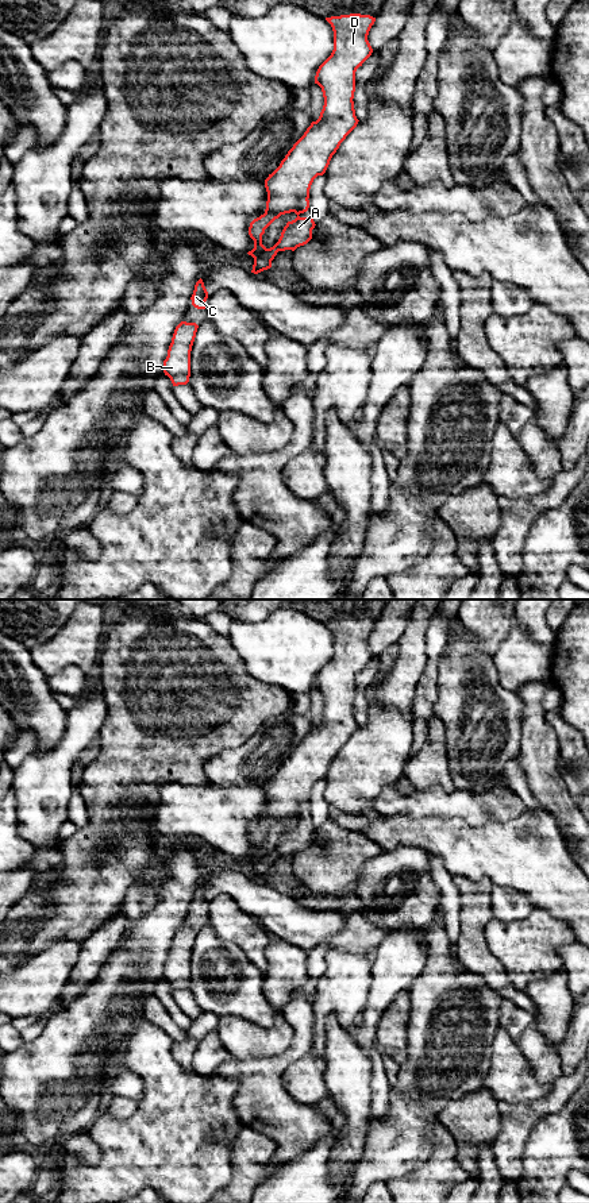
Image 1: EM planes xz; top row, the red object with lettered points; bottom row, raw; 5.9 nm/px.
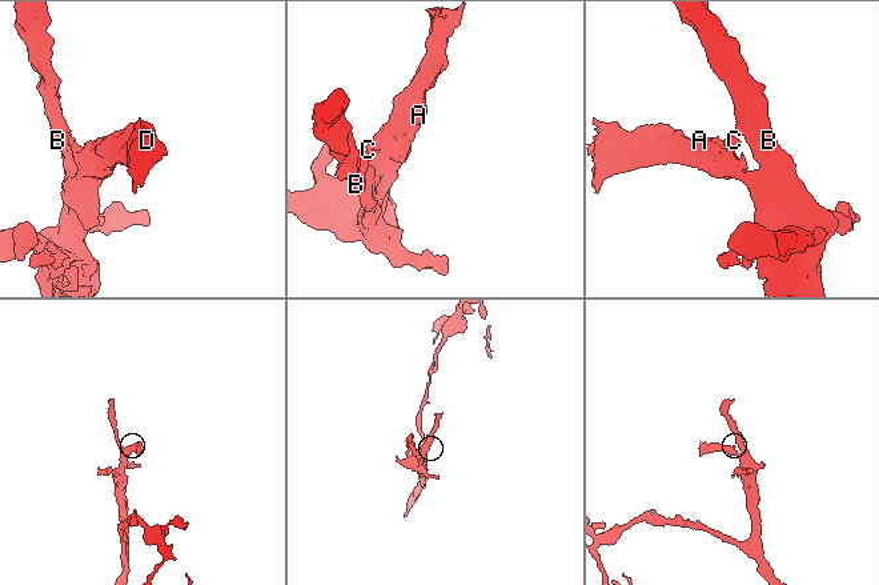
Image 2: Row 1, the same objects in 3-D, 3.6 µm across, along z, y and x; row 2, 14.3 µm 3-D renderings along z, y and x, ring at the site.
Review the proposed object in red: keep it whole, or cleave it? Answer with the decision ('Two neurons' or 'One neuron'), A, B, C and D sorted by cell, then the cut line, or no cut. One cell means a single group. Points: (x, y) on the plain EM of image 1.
One neuron. Groups: A B C D. No split

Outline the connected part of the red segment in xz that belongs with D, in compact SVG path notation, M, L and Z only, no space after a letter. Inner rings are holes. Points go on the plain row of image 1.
M350 618L326 622L334 636L334 655L319 671L315 689L322 693L324 710L316 726L312 726L304 740L293 749L280 771L265 784L267 806L265 818L254 824L249 832L249 840L254 845L254 853L247 859L254 863L251 878L258 879L272 872L272 865L278 856L292 855L307 849L312 844L315 826L312 822L300 822L309 813L309 794L317 780L323 780L332 760L346 741L357 732L358 724L354 714L355 676L372 660L373 653L367 645L369 636L376 626L370 620ZM294 817L297 822L288 826L278 847L266 853L262 849L265 834L281 820Z

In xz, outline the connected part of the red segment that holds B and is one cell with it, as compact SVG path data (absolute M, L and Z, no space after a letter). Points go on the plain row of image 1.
M181 926L173 938L168 961L163 965L163 978L173 991L186 990L190 982L190 956L199 930Z

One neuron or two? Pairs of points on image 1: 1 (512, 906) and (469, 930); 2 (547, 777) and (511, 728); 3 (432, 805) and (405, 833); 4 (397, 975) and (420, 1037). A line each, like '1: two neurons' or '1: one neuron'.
1: two neurons
2: two neurons
3: two neurons
4: two neurons

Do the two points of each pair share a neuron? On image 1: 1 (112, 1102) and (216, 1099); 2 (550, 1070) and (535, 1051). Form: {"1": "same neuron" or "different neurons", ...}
{"1": "different neurons", "2": "same neuron"}

